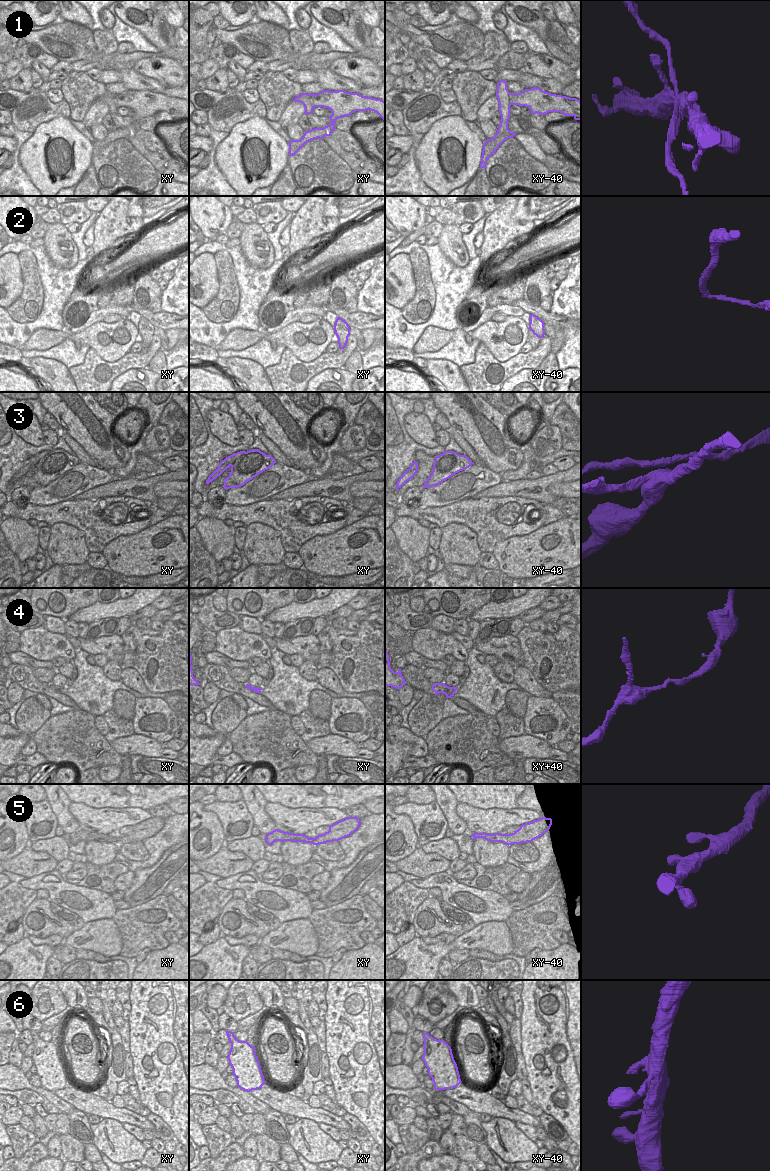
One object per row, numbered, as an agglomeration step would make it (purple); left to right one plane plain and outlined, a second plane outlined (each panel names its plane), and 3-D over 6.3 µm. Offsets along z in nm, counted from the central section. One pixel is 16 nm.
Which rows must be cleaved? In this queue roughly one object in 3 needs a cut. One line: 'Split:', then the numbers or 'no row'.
Split: 1, 2, 3

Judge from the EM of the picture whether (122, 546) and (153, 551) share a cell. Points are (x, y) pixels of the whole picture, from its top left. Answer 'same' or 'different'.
same

